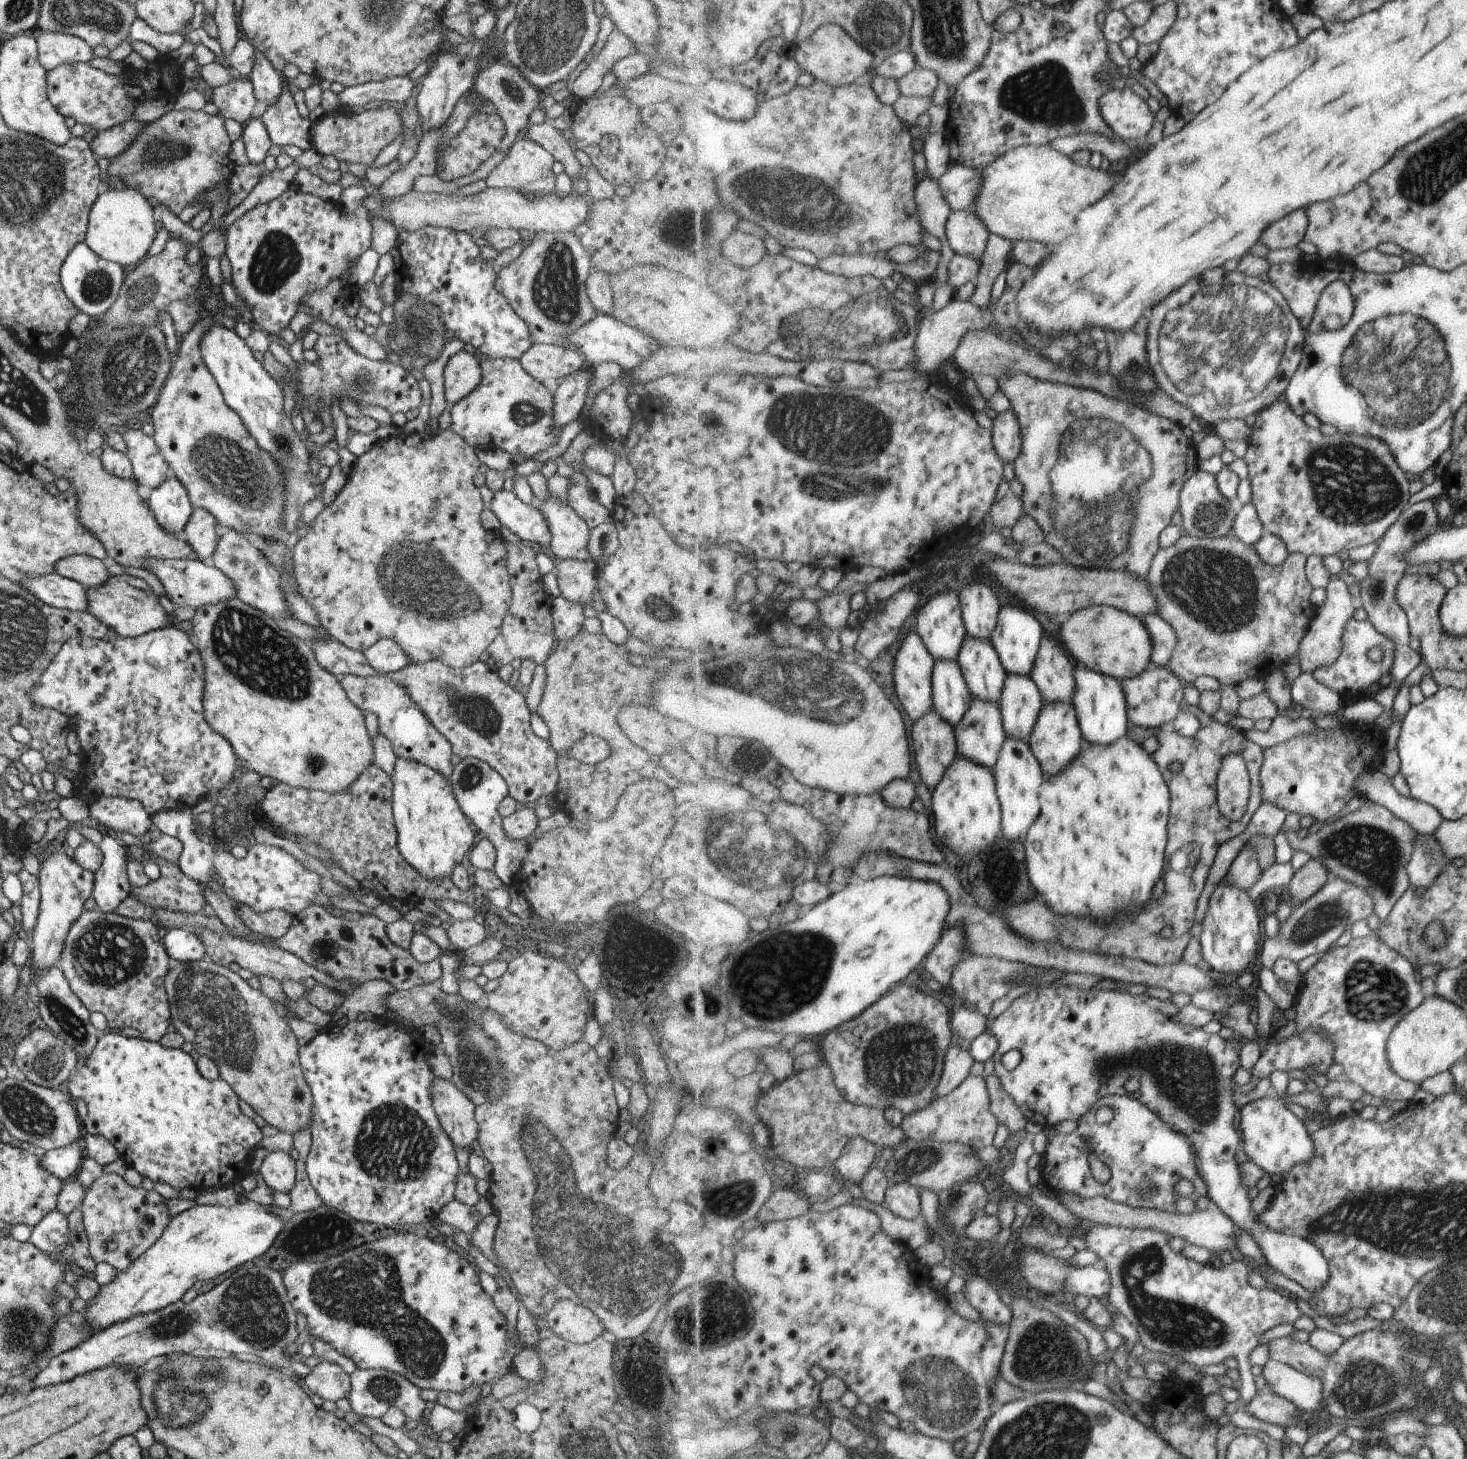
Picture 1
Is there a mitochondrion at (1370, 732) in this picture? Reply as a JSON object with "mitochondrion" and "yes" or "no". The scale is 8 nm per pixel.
{"mitochondrion":"no"}

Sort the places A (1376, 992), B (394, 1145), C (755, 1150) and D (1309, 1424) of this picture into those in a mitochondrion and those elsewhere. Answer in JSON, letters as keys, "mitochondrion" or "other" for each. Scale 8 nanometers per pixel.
{"A":"mitochondrion","B":"mitochondrion","C":"other","D":"other"}

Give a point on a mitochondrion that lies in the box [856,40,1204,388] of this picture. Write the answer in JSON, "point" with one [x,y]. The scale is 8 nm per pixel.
{"point":[1042,95]}

